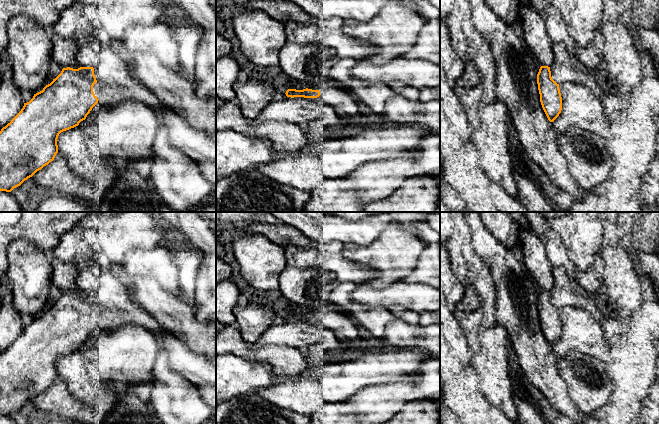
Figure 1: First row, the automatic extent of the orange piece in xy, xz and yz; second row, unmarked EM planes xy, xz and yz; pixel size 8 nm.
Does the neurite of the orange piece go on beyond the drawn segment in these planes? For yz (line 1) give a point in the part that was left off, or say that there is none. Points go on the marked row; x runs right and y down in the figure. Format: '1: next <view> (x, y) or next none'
1: next none

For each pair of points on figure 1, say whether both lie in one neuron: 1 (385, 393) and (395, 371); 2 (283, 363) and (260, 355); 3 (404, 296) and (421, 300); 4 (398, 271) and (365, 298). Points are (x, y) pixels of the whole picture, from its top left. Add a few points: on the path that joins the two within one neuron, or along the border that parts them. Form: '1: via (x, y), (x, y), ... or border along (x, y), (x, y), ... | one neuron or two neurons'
1: border along (413, 380), (371, 384), (367, 387) | two neurons
2: via (277, 357), (266, 355) | one neuron
3: via (408, 296), (417, 297) | one neuron
4: border along (399, 280), (385, 287), (371, 287), (361, 284) | two neurons

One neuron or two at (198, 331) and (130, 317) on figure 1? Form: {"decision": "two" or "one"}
{"decision": "two"}

